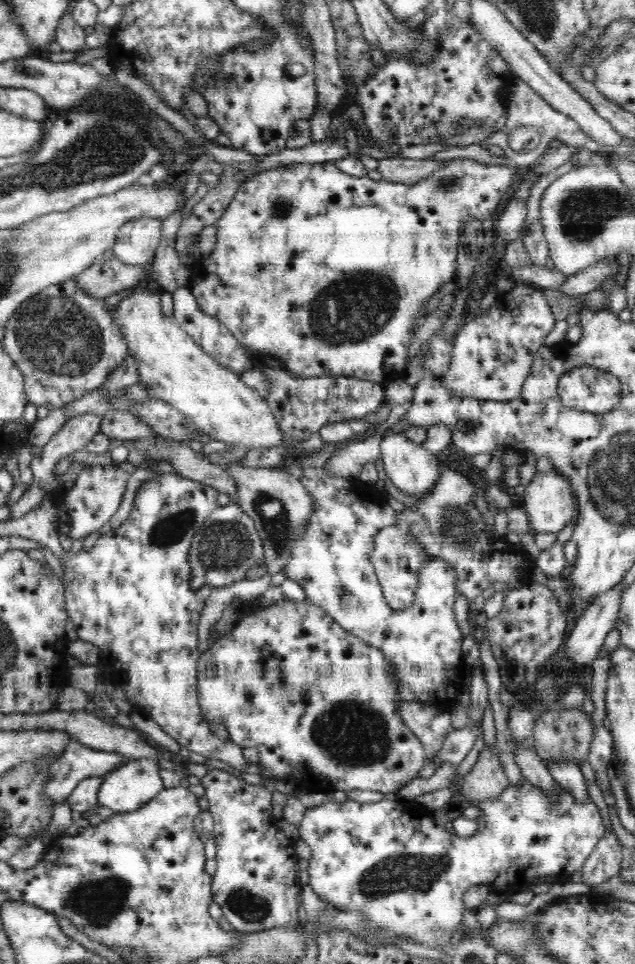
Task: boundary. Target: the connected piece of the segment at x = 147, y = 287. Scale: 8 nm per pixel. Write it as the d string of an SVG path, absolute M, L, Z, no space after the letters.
M141 283L137 287L139 289L137 293L124 297L114 307L114 321L128 343L128 352L136 359L140 383L144 383L145 388L149 388L150 382L156 384L149 388L151 399L166 402L181 414L191 418L196 429L200 429L202 433L208 435L216 446L231 444L233 447L244 446L250 451L255 450L254 448L274 448L286 444L282 430L272 415L265 398L256 390L249 388L238 373L222 366L209 354L206 354L203 348L196 344L183 328L180 328L173 316L164 316L160 309L160 291L158 289L149 283Z

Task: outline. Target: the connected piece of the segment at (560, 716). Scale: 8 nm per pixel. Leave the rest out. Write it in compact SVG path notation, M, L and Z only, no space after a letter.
M582 706L577 708L550 710L544 712L537 719L533 728L533 750L539 756L539 759L548 767L552 760L563 760L564 762L573 762L582 764L588 760L592 736L594 736L596 727L592 725L592 719L584 713Z

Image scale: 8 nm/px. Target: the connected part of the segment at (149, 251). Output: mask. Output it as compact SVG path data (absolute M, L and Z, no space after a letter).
M139 216L119 228L113 256L128 265L148 265L160 241L161 220Z

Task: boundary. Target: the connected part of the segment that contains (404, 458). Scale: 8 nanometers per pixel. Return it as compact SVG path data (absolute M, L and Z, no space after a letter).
M383 433L384 438L381 441L381 457L384 461L384 470L388 479L392 480L392 484L396 488L400 488L401 492L406 492L410 496L424 496L428 492L432 492L436 480L441 476L441 464L439 455L434 455L420 446L418 443L414 443L402 433Z

